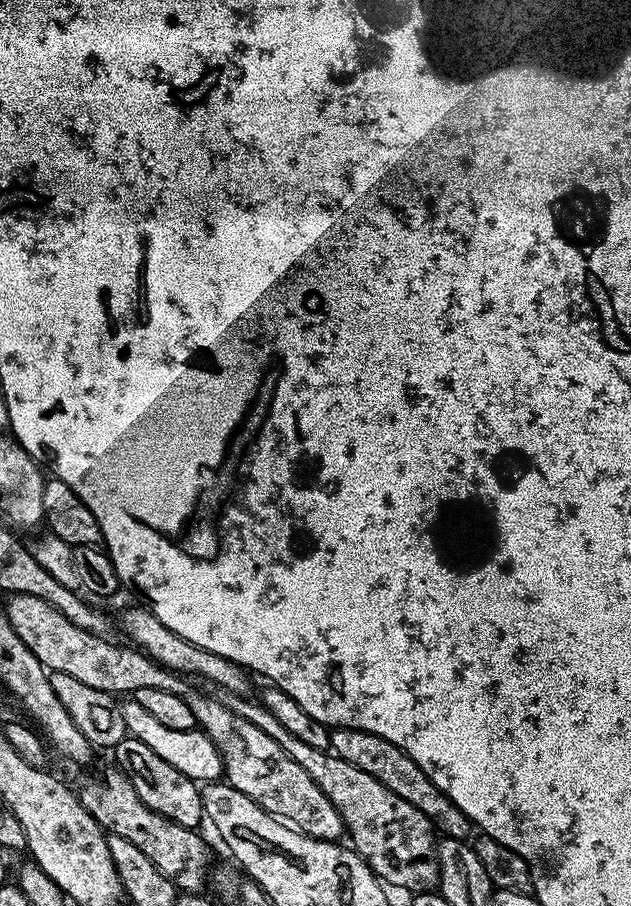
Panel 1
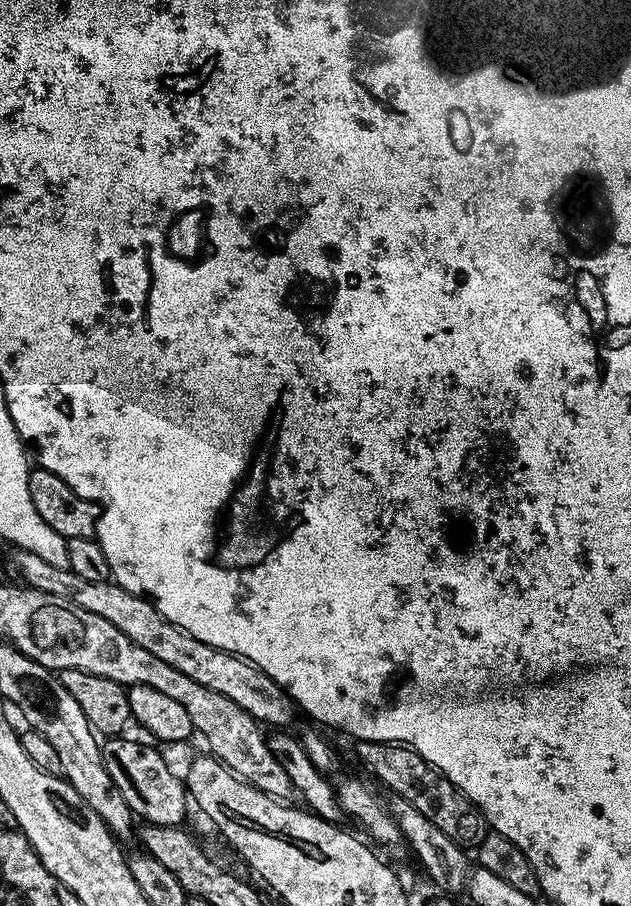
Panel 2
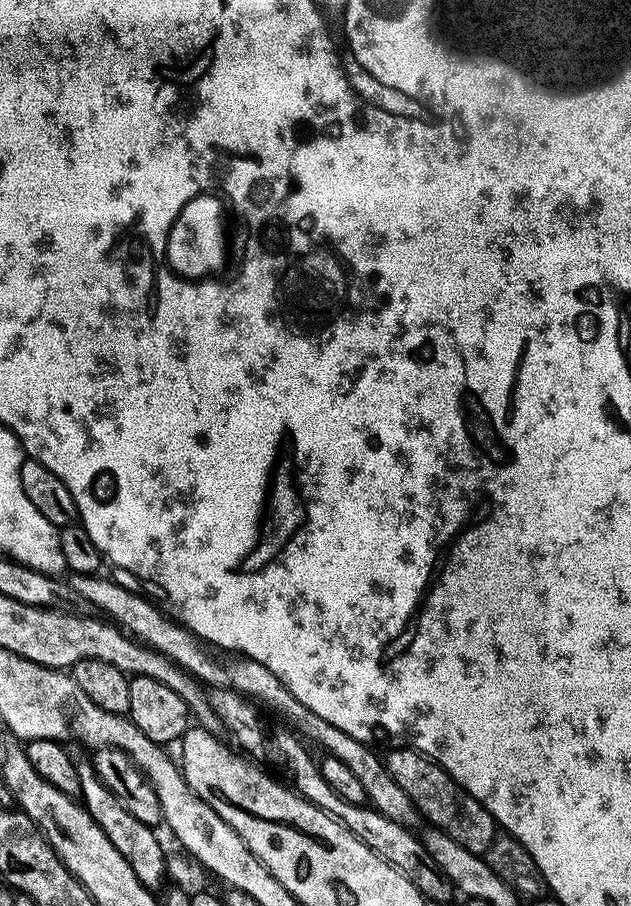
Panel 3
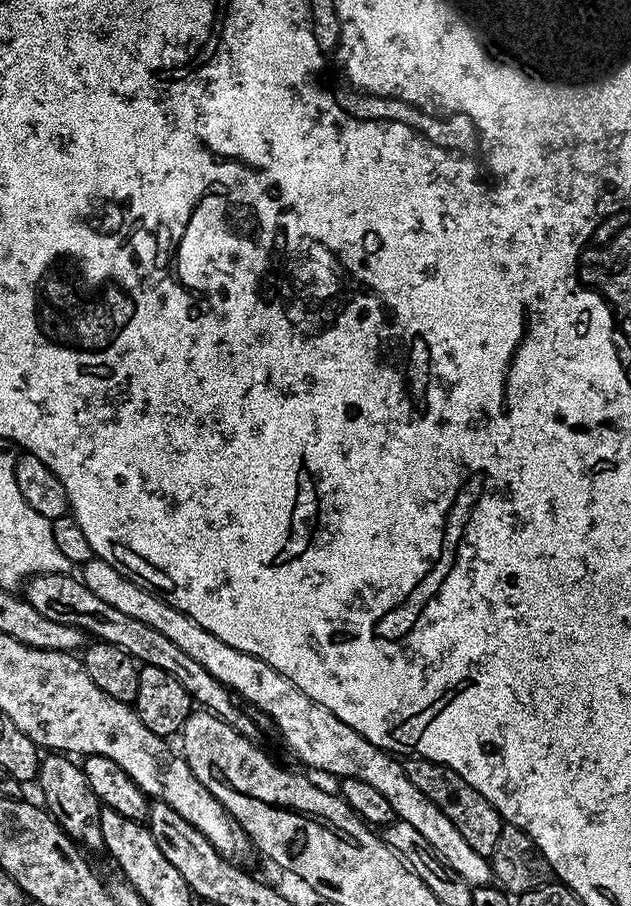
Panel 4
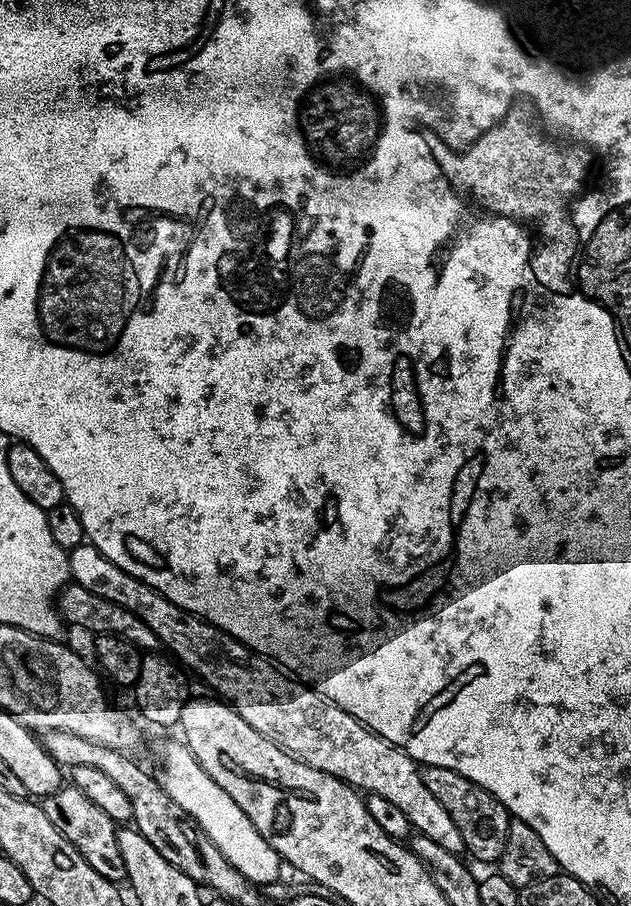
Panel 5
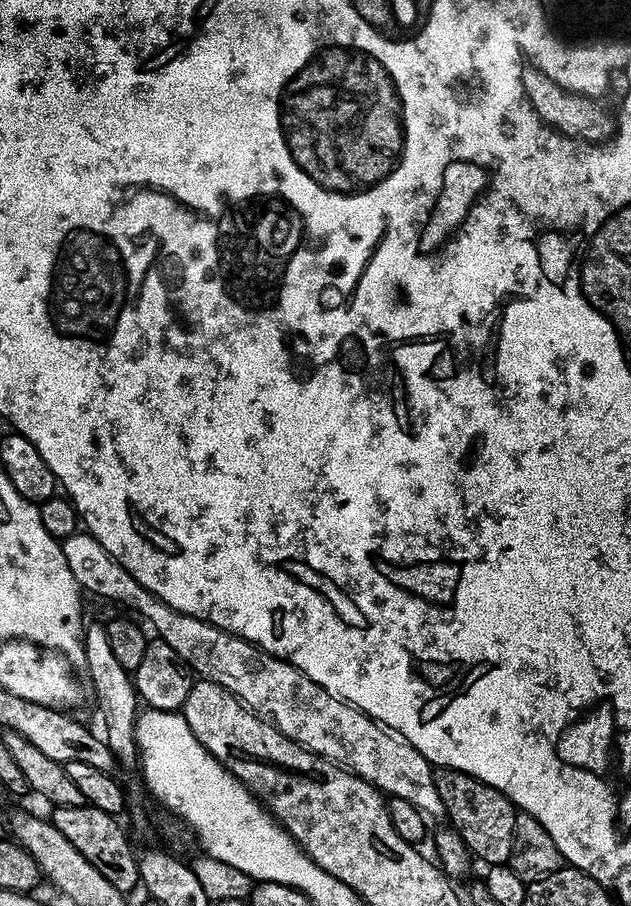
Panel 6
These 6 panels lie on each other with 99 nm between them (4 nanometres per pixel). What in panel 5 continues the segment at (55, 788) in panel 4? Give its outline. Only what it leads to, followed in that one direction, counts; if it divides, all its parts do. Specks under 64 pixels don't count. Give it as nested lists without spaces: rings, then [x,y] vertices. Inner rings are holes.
[[[70,782],[54,790],[54,794],[43,797],[42,807],[58,834],[62,834],[62,838],[66,838],[66,842],[70,842],[70,846],[74,846],[74,850],[78,850],[78,854],[82,854],[82,858],[86,858],[86,862],[90,862],[90,866],[94,866],[94,870],[102,874],[102,878],[113,882],[127,881],[126,862],[122,858],[122,850],[118,850],[118,825],[110,818],[110,814],[94,806],[94,802],[90,802],[90,798],[86,798],[86,794],[82,794],[82,790],[78,790]]]

